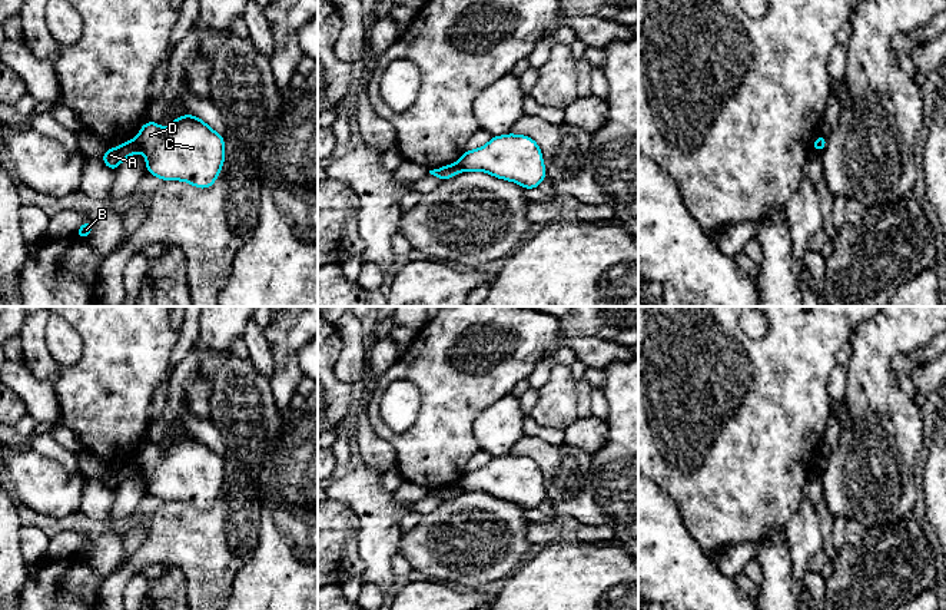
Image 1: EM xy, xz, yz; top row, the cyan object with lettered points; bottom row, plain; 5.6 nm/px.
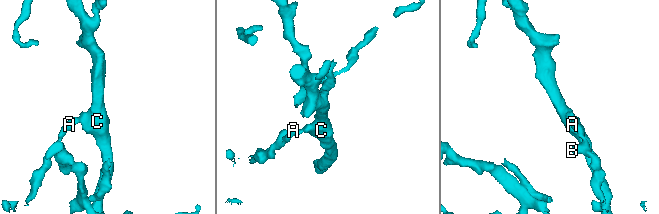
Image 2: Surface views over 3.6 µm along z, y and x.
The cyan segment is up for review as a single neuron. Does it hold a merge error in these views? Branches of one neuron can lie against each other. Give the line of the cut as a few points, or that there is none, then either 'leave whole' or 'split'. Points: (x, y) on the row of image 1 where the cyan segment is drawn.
xy (136, 138), (140, 151) | split

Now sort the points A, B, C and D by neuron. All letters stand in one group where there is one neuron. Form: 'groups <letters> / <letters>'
groups A B / C D

